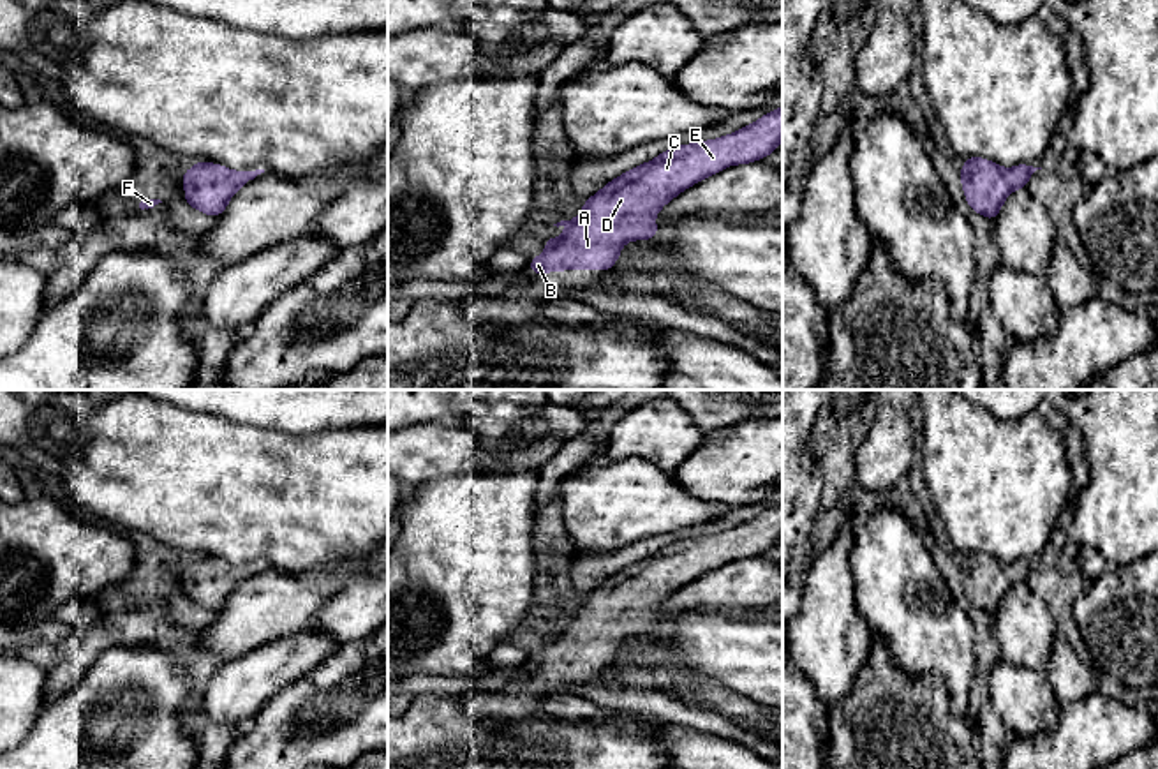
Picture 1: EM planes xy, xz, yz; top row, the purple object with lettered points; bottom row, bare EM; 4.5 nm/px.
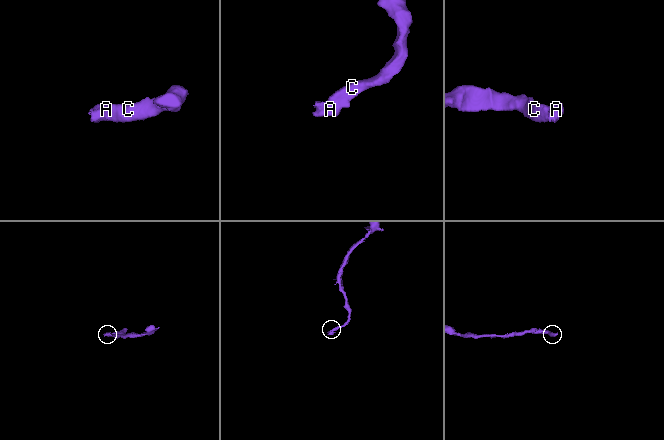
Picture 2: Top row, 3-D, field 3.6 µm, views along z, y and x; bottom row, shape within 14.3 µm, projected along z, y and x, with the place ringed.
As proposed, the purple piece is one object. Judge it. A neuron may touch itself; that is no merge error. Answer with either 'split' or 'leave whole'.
leave whole

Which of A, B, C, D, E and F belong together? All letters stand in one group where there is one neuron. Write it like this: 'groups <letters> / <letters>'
groups A B C D E F

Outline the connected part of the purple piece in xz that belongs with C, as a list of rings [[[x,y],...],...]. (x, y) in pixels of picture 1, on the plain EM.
[[[783,501],[763,510],[758,517],[728,529],[724,533],[710,534],[710,536],[700,536],[691,540],[682,540],[670,543],[657,550],[654,556],[640,559],[619,573],[608,577],[599,587],[589,593],[587,598],[582,600],[580,610],[575,616],[560,616],[553,621],[566,621],[568,628],[560,633],[543,633],[543,637],[548,640],[546,646],[529,654],[529,665],[543,670],[546,667],[559,667],[559,665],[605,665],[610,667],[613,658],[620,651],[620,642],[627,638],[629,635],[652,635],[657,631],[657,617],[652,616],[654,610],[675,591],[679,591],[684,584],[698,579],[703,573],[712,571],[714,568],[719,568],[726,561],[735,559],[749,559],[758,554],[765,554],[770,550],[779,536],[783,534]]]

